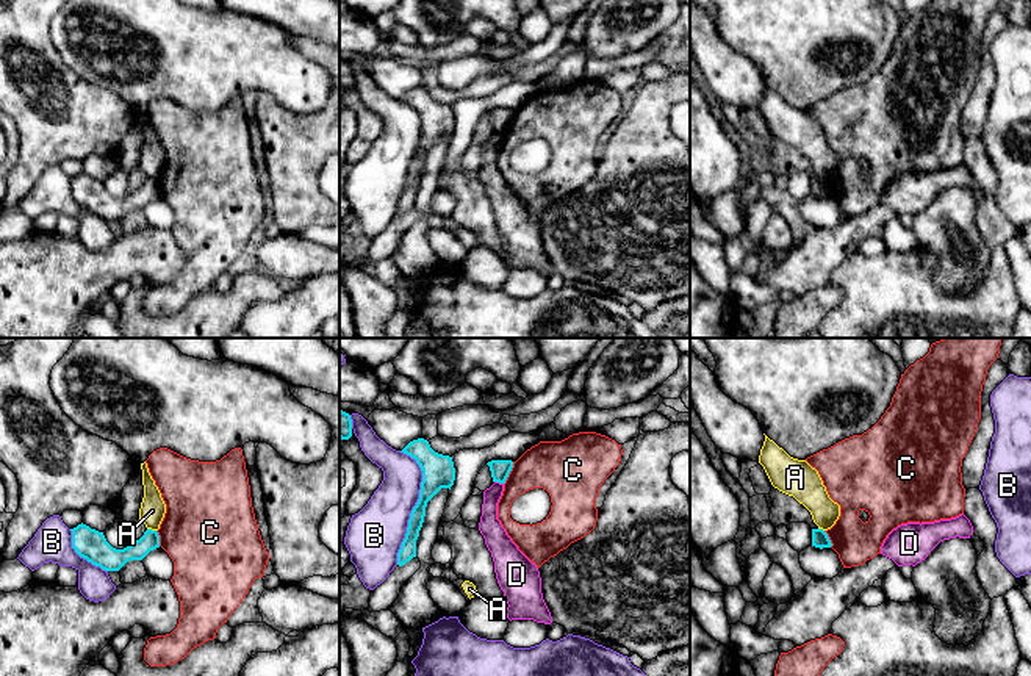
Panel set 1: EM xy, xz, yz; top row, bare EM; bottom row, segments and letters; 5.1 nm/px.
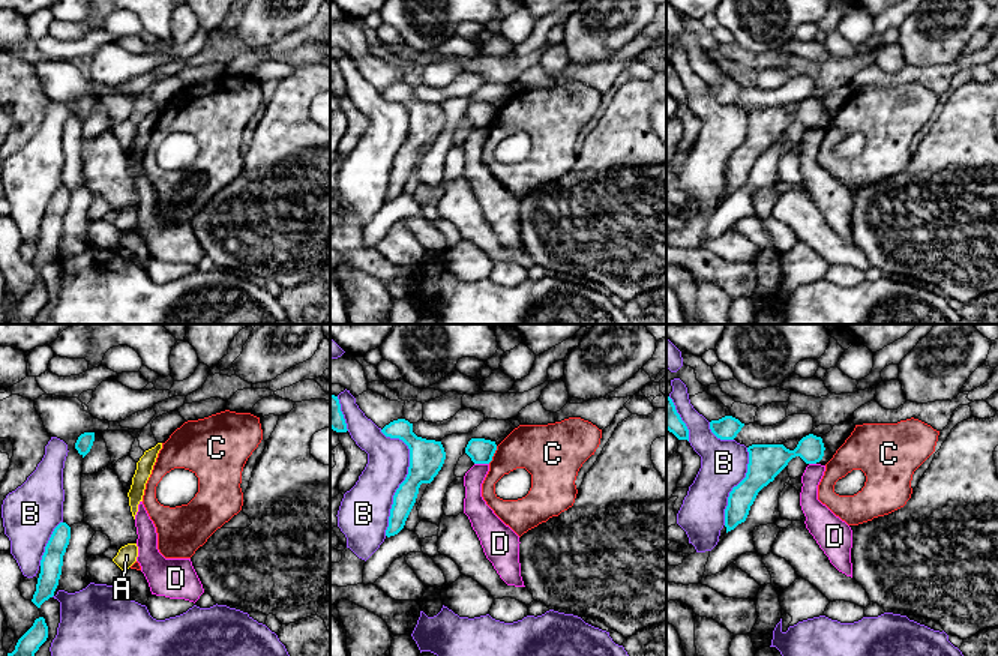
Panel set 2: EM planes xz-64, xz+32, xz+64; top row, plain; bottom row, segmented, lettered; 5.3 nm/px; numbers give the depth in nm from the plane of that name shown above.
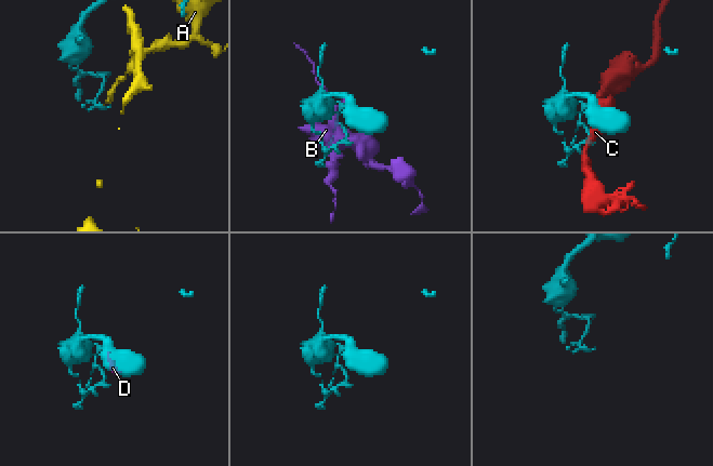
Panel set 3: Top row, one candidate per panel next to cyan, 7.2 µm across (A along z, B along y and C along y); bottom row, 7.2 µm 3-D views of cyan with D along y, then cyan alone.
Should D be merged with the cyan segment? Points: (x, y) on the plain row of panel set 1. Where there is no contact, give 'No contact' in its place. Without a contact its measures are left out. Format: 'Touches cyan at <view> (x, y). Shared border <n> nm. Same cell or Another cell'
Touches cyan at xz (499, 132). Shared border 50 nm. Another cell

